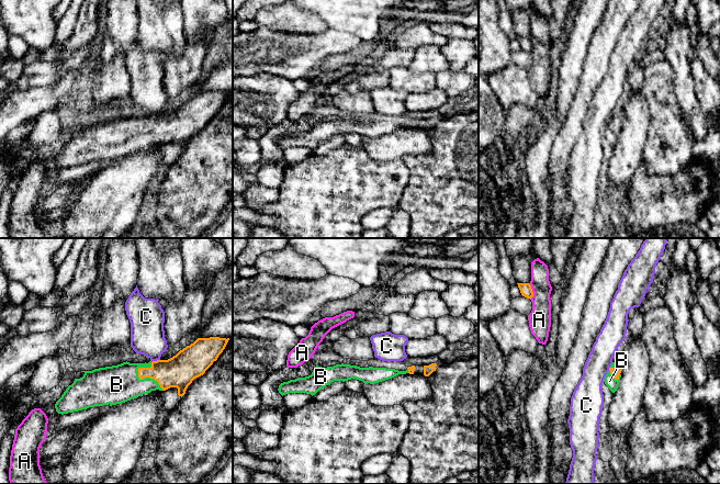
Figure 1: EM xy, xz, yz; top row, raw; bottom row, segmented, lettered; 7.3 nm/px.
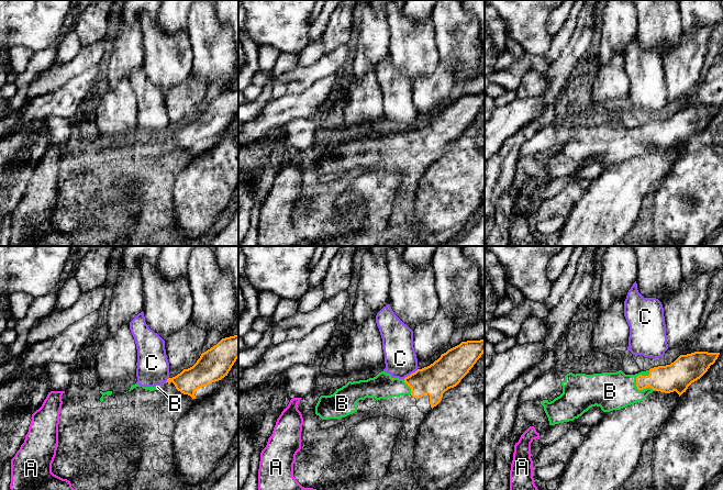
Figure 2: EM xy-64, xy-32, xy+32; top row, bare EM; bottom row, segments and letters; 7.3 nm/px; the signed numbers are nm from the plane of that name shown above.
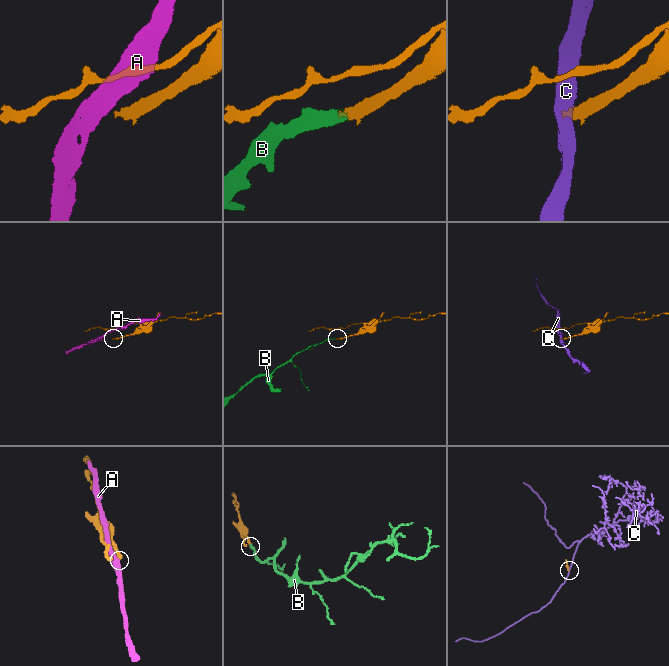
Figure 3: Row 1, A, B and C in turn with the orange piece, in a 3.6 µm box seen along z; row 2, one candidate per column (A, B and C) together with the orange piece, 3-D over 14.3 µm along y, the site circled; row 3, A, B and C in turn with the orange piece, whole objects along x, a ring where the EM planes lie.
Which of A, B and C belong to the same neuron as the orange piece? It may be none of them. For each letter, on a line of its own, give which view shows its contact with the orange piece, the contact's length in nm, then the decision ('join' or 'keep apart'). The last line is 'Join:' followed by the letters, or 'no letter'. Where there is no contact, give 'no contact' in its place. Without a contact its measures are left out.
A: contact in yz; length 120 nm; keep apart
B: contact in xy; length 260 nm; join
C: contact in xy; length 80 nm; keep apart
Join: B

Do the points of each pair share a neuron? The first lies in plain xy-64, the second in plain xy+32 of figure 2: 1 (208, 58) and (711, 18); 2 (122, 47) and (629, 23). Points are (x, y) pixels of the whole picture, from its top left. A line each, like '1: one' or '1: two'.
1: one
2: one

